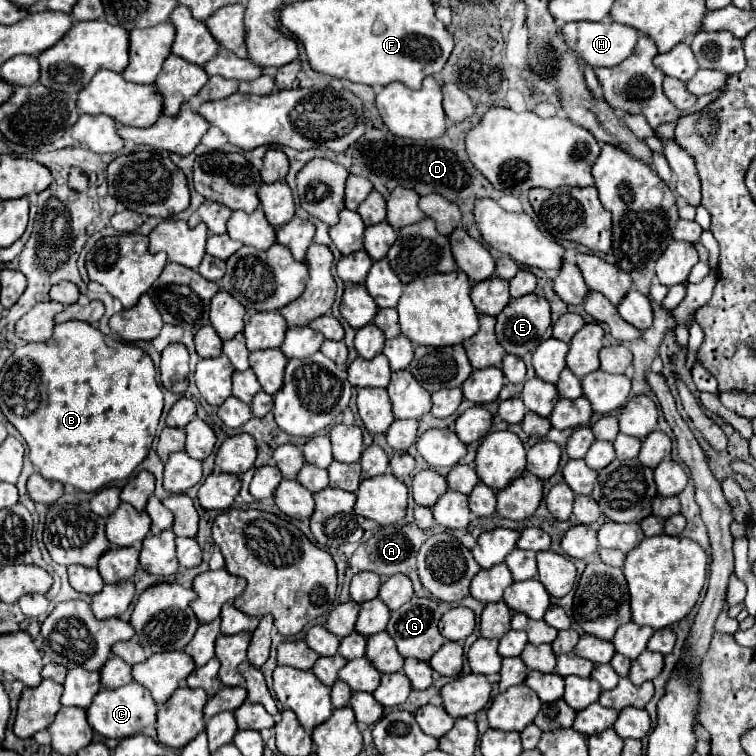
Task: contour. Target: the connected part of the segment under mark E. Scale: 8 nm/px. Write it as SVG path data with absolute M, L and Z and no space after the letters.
M536 294L514 298L496 320L496 336L504 350L522 358L526 352L534 352L542 342L550 326L550 304Z

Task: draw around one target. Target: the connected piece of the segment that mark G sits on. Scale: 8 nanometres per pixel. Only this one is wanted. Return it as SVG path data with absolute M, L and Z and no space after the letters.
M414 596L412 600L408 600L404 606L400 606L398 610L394 610L390 614L390 622L386 632L394 638L398 652L408 658L418 658L428 662L432 658L432 654L436 654L440 650L440 646L446 642L442 638L442 634L438 632L438 620L440 620L440 610L438 610L438 600L434 598L418 598Z

